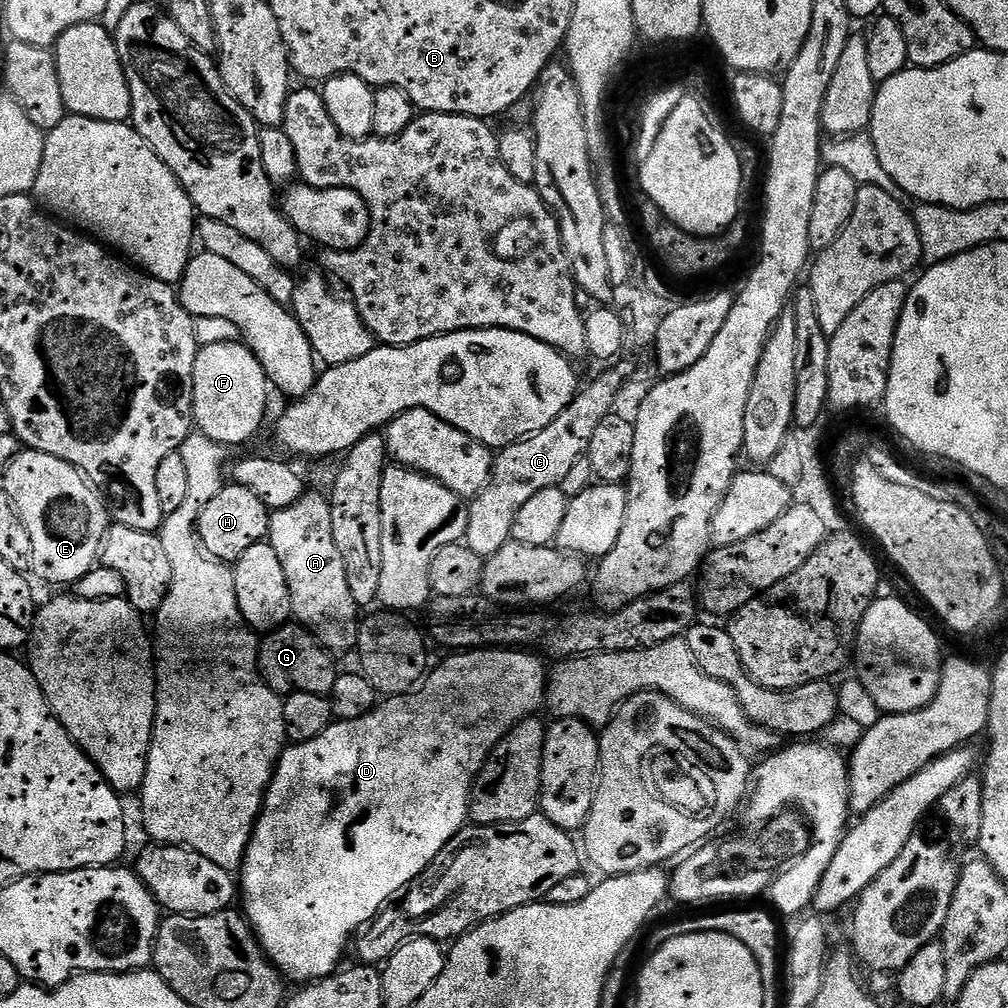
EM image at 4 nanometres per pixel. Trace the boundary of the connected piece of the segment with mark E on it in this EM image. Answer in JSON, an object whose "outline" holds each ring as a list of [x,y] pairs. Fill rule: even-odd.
{"outline":[[[22,450],[10,462],[2,478],[2,488],[12,499],[16,512],[30,534],[30,542],[34,545],[32,566],[35,575],[40,575],[48,584],[72,586],[97,567],[102,556],[104,537],[108,535],[110,527],[110,508],[105,497],[89,483],[80,469],[70,462],[62,462],[62,458],[54,458],[54,454]]]}

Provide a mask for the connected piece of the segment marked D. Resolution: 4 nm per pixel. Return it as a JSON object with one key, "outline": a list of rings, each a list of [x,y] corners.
{"outline":[[[499,647],[481,648],[479,650],[460,650],[449,660],[444,660],[430,672],[432,684],[423,685],[424,692],[417,696],[404,696],[401,700],[388,700],[367,712],[357,720],[336,720],[328,725],[318,738],[310,738],[301,744],[285,747],[276,763],[276,773],[268,783],[264,794],[264,807],[252,830],[252,840],[244,855],[242,877],[242,900],[244,896],[243,915],[249,920],[251,931],[260,941],[260,948],[272,961],[279,972],[289,981],[297,980],[303,986],[324,976],[331,976],[341,967],[340,959],[344,951],[349,951],[350,941],[389,903],[392,895],[403,893],[412,881],[427,870],[438,858],[438,854],[460,833],[469,819],[468,806],[472,798],[472,785],[484,769],[484,763],[492,755],[496,745],[507,737],[513,728],[525,718],[531,717],[546,700],[546,676],[540,672],[524,672],[525,653],[520,650],[501,650]]]}

